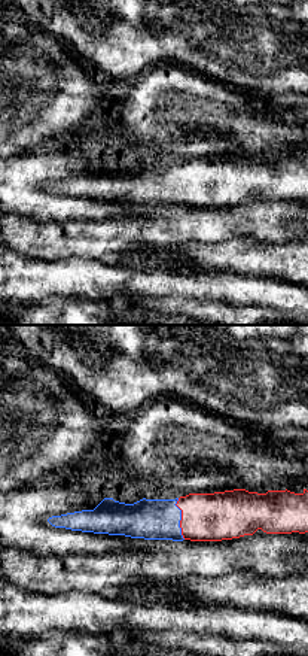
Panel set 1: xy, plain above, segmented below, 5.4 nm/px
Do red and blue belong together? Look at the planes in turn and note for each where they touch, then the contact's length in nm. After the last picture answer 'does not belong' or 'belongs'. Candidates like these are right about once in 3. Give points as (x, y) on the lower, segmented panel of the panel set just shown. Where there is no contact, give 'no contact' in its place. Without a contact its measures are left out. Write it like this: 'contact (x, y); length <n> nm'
contact (182, 519); length 220 nm

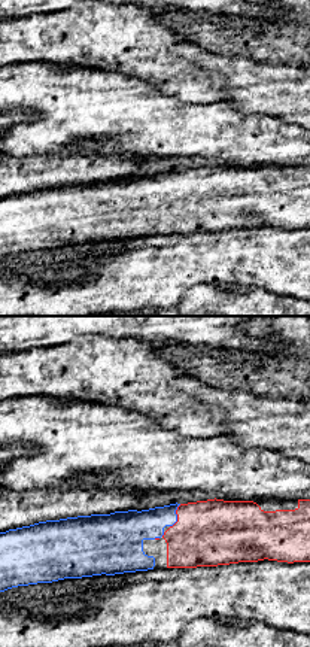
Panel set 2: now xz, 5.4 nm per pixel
contact (178, 516); length 140 nm

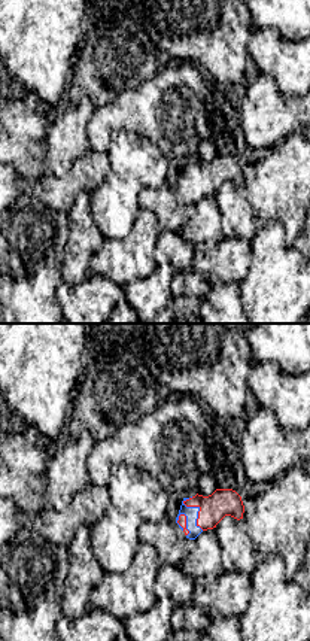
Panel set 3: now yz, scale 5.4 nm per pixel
contact (200, 510); length 200 nm

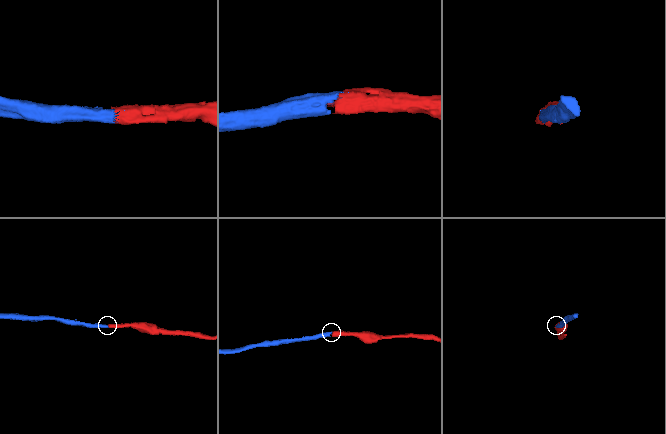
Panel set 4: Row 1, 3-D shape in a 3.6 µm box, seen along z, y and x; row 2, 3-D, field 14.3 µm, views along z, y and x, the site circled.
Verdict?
belongs

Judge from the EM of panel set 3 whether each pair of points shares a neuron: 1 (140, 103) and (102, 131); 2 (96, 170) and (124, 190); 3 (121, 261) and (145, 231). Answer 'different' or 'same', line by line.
1: same
2: different
3: same

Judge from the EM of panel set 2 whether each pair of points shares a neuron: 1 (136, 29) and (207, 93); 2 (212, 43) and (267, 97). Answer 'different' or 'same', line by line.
1: same
2: different

